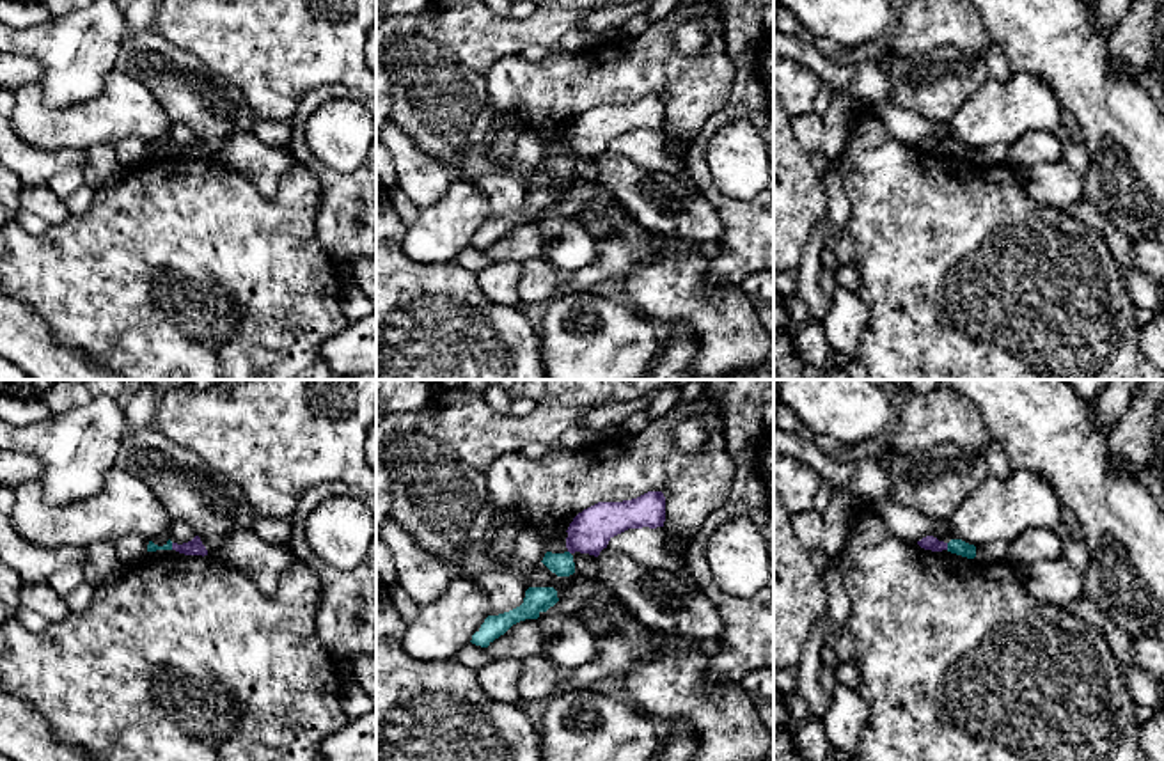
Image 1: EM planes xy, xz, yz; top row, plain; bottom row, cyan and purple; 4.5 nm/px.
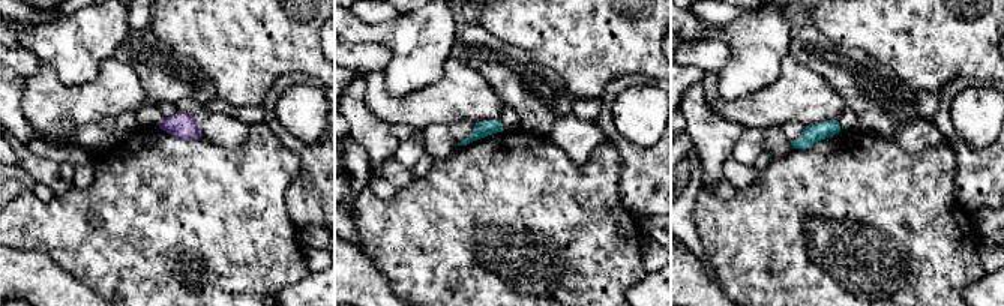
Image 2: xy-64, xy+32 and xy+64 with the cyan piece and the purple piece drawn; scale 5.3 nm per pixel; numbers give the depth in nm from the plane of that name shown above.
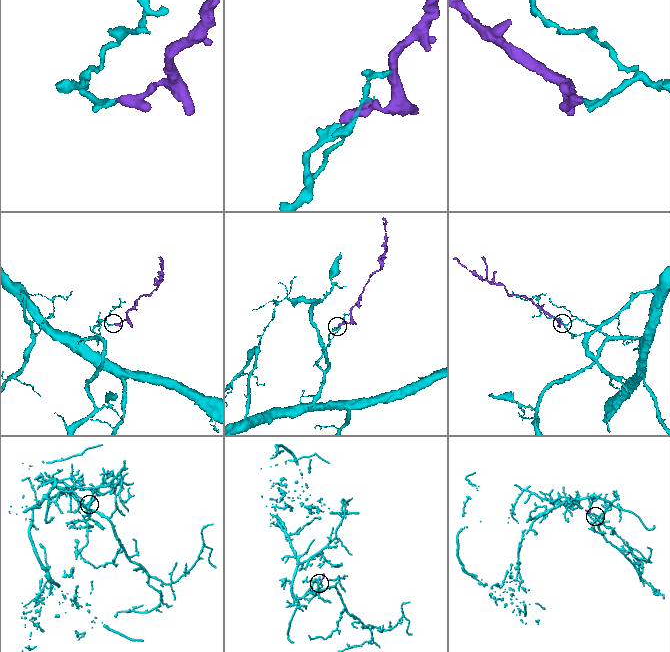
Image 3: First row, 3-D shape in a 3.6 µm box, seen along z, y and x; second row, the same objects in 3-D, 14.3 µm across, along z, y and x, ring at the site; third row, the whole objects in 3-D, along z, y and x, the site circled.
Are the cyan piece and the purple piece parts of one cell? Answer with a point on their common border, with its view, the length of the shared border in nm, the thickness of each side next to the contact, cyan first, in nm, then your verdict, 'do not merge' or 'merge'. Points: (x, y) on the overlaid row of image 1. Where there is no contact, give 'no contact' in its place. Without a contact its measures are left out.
contact yz (948, 547); length 30 nm; calibres 70 and 70 nm; do not merge

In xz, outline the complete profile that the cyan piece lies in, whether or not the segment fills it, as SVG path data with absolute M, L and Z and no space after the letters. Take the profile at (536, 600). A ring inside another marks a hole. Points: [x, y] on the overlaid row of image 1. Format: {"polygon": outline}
{"polygon": "M529 587L523 603L509 612L488 616L481 628L472 635L472 644L488 647L495 639L504 635L513 624L525 619L538 619L559 601L554 587Z"}

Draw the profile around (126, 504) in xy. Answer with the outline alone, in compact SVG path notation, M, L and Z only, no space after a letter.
M115 465L105 474L99 493L62 507L44 504L41 481L23 482L14 491L12 527L35 546L87 548L126 534L140 534L147 541L170 534L172 518L153 490Z

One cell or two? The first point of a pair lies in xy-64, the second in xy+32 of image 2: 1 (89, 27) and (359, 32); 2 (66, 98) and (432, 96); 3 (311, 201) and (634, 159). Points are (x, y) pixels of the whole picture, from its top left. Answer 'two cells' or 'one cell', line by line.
1: one cell
2: one cell
3: one cell

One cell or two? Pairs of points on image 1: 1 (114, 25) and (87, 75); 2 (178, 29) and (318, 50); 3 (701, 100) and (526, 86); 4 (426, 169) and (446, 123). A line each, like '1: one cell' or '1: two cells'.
1: one cell
2: one cell
3: one cell
4: two cells

